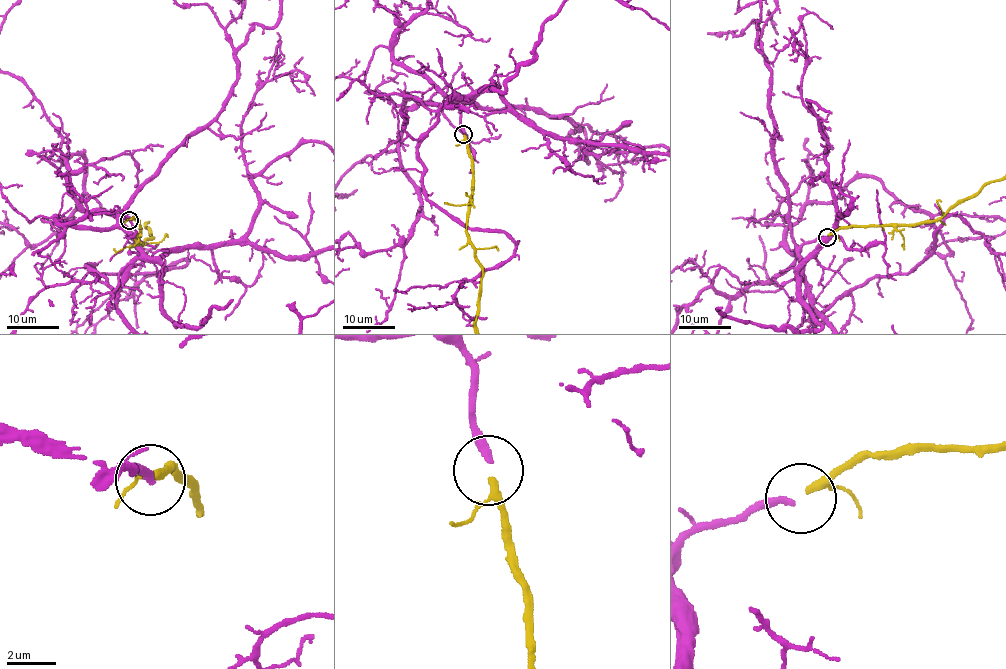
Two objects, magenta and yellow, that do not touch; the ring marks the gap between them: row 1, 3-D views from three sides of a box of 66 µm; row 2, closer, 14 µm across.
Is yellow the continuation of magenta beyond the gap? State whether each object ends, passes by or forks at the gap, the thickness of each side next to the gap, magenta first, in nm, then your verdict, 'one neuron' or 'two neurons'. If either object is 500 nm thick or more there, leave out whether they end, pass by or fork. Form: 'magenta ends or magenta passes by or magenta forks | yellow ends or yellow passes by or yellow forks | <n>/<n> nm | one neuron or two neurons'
magenta ends | yellow passes by | 240/240 nm | one neuron

